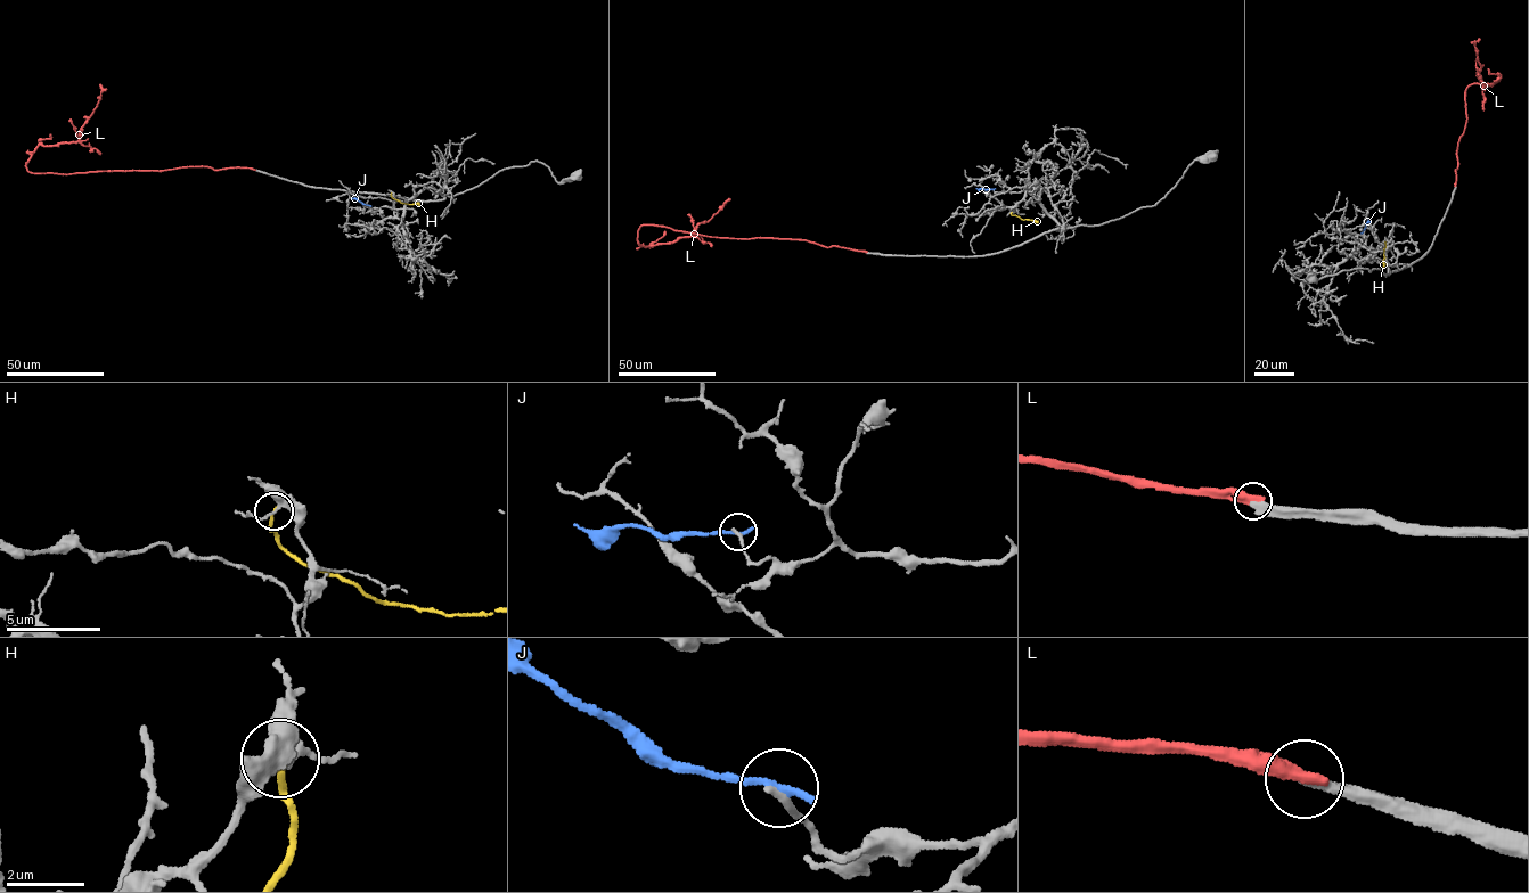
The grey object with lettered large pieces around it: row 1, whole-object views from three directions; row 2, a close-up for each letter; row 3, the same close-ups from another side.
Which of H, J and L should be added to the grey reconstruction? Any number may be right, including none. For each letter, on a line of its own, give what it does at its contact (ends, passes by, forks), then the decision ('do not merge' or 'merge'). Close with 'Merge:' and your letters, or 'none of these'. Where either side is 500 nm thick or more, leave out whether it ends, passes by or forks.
H: it ends; do not merge
J: it ends; do not merge
L: it ends; do not merge
Merge: none of these

